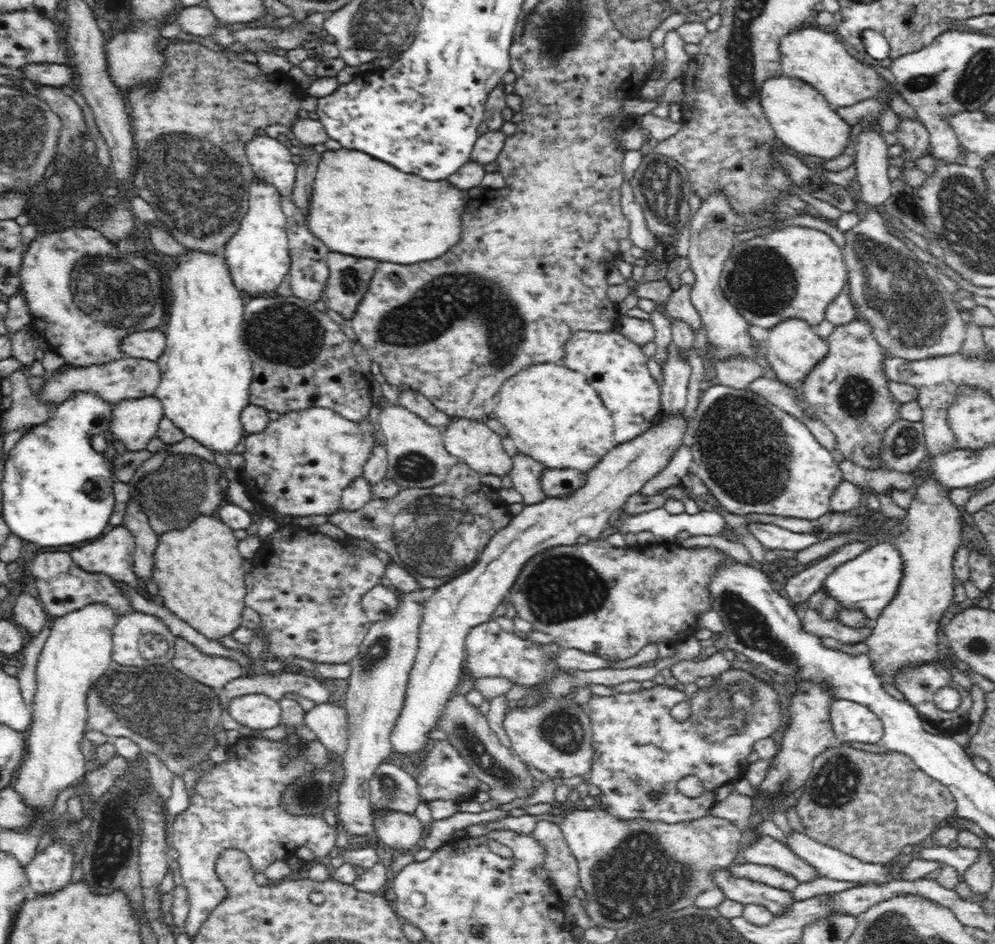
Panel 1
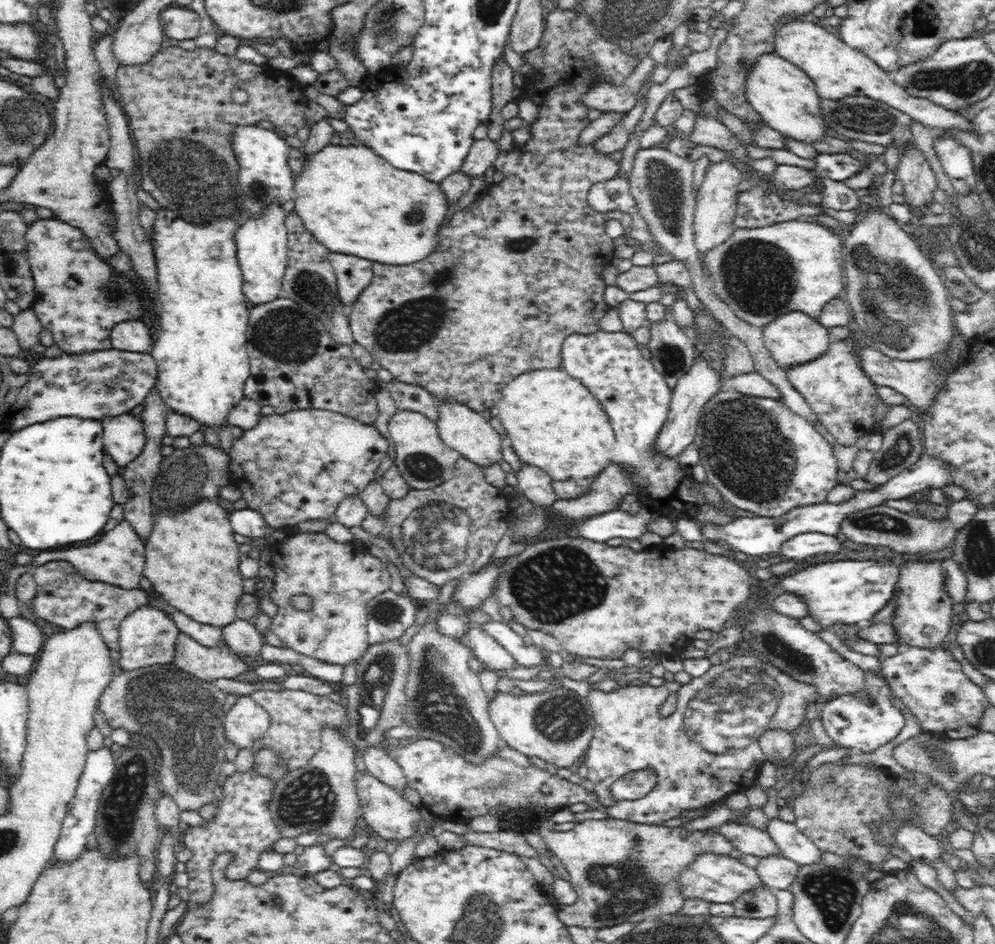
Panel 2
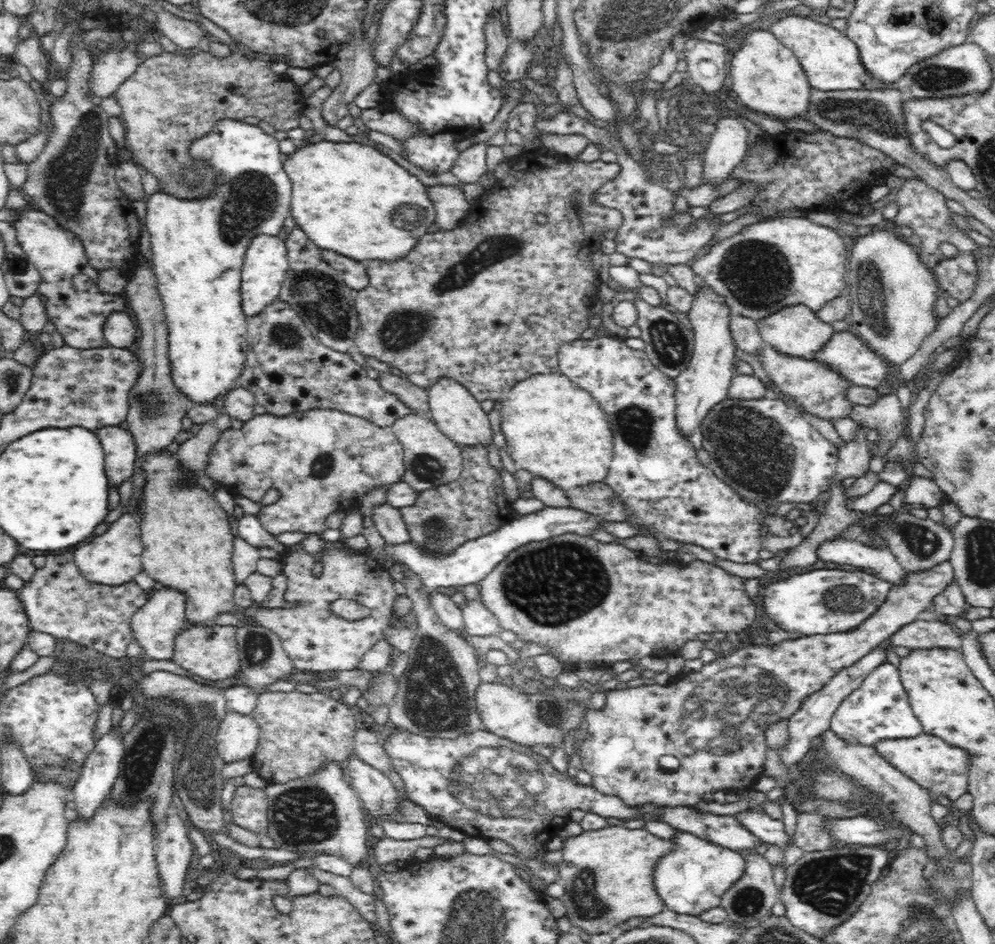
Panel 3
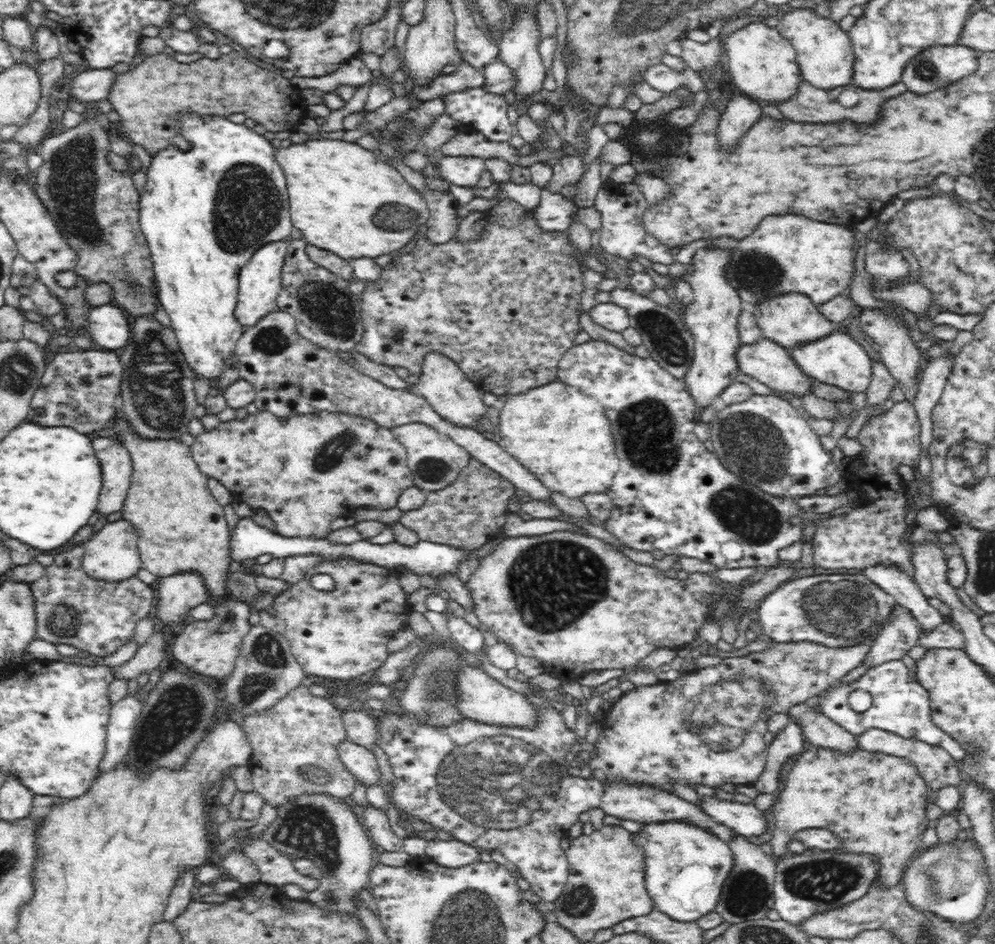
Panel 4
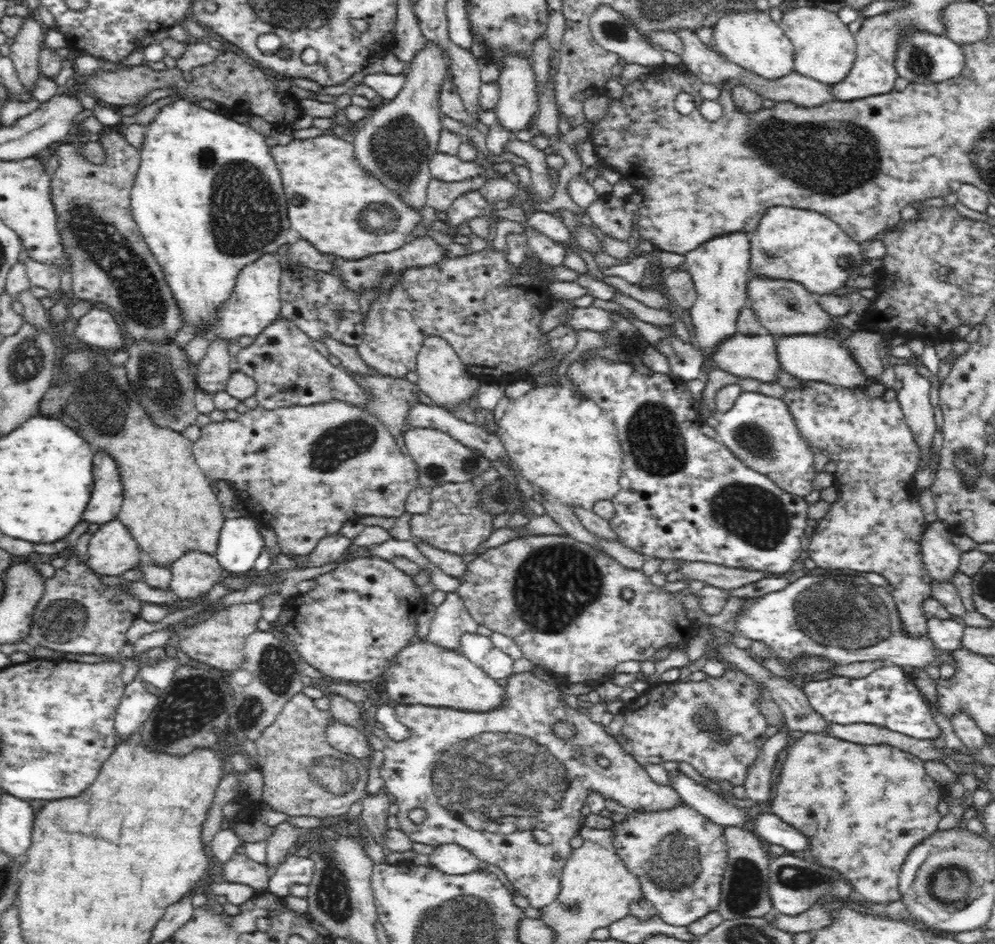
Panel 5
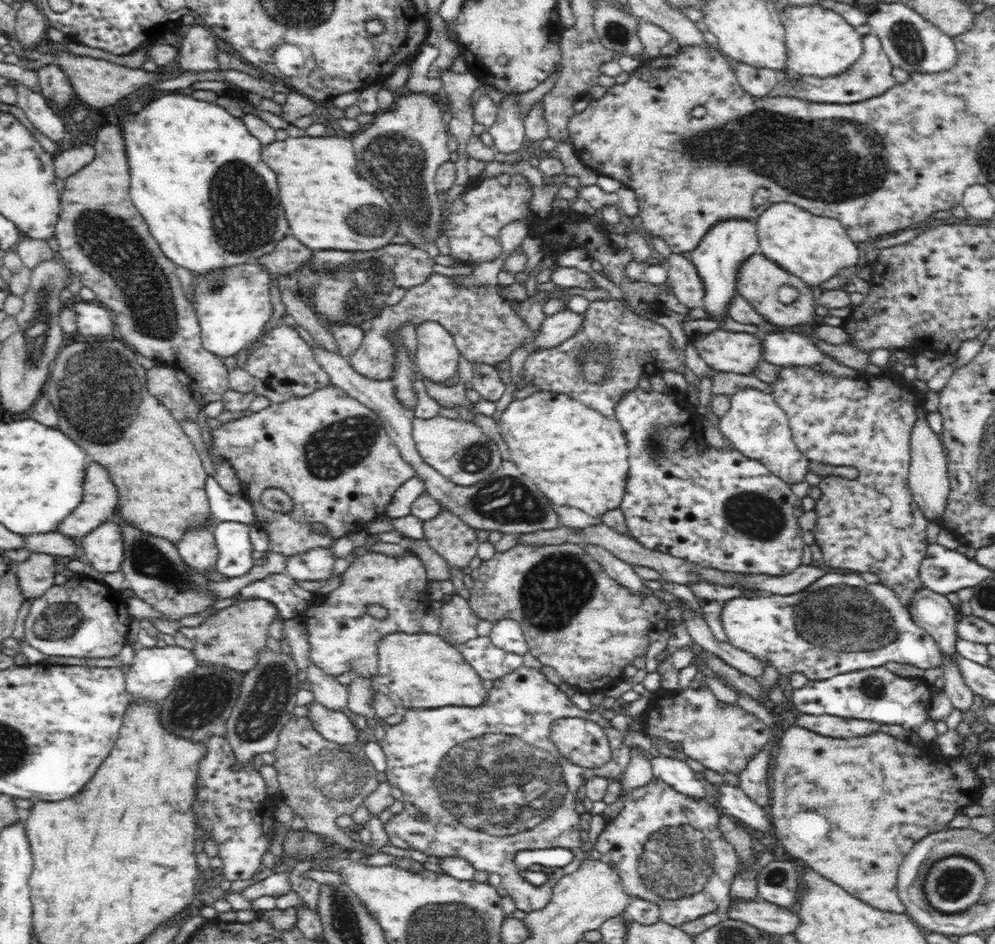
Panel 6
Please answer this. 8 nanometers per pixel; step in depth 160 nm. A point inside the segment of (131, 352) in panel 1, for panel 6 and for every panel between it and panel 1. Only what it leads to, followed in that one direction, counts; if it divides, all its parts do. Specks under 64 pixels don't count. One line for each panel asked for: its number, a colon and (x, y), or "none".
2: (131, 336)
3: (119, 331)
4: (108, 327)
5: (98, 328)
6: (93, 319)

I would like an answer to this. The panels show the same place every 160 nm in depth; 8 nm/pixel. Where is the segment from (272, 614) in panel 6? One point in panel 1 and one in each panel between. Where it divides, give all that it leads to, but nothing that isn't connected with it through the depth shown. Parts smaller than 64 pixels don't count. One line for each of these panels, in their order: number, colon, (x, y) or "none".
1: (214, 671)
2: (207, 663)
3: (211, 652)
4: (211, 648)
5: (219, 641)

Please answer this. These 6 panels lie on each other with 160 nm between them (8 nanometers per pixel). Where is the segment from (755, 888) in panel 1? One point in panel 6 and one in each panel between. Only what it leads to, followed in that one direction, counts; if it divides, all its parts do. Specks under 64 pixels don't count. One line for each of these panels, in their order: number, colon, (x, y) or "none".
2: (716, 878)
3: (692, 877)
4: (686, 866)
5: (679, 855)
6: (667, 848)

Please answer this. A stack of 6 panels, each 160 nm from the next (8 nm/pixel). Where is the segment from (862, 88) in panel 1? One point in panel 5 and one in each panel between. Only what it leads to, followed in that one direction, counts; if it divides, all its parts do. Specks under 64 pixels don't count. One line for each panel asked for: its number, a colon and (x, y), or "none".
2: (838, 71)
3: (831, 62)
4: (825, 56)
5: (824, 49)

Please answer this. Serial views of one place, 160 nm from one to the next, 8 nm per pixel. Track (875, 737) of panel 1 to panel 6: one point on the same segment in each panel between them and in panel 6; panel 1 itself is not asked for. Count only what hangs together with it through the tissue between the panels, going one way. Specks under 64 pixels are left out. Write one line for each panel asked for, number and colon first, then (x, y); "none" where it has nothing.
2: (867, 720)
3: (879, 709)
4: (900, 705)
5: (888, 698)
6: (876, 695)

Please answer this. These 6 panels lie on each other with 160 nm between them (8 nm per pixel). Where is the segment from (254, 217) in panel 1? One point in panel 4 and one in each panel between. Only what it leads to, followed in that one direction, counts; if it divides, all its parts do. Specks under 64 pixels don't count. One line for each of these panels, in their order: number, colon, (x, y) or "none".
2: (261, 241)
3: (265, 264)
4: (260, 279)

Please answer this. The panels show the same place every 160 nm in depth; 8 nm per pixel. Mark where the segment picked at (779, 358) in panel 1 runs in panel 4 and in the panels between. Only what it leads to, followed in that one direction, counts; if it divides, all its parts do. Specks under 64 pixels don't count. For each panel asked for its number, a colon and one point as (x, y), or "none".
2: (795, 338)
3: (795, 330)
4: (792, 319)

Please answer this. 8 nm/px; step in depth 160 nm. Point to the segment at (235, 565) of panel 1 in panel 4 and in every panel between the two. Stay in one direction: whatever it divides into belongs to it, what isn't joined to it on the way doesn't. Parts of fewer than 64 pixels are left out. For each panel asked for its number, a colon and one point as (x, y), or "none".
2: (192, 559)
3: (188, 546)
4: (181, 528)

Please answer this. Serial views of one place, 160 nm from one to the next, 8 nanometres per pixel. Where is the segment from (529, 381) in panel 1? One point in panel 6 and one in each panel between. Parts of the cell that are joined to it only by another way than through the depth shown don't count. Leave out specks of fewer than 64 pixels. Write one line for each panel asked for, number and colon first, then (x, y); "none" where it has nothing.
2: (552, 420)
3: (555, 429)
4: (560, 434)
5: (562, 442)
6: (576, 456)

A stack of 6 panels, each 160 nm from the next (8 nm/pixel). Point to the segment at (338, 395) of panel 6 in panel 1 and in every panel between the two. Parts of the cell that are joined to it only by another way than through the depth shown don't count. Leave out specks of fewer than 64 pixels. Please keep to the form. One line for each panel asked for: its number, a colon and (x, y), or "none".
1: (300, 463)
2: (293, 467)
3: (321, 460)
4: (294, 468)
5: (306, 470)

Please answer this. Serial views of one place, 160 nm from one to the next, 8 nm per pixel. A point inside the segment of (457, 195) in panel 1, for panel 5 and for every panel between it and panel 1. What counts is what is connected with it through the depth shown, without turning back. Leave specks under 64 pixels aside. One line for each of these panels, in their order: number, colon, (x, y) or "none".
2: (354, 202)
3: (348, 197)
4: (342, 199)
5: (342, 211)

